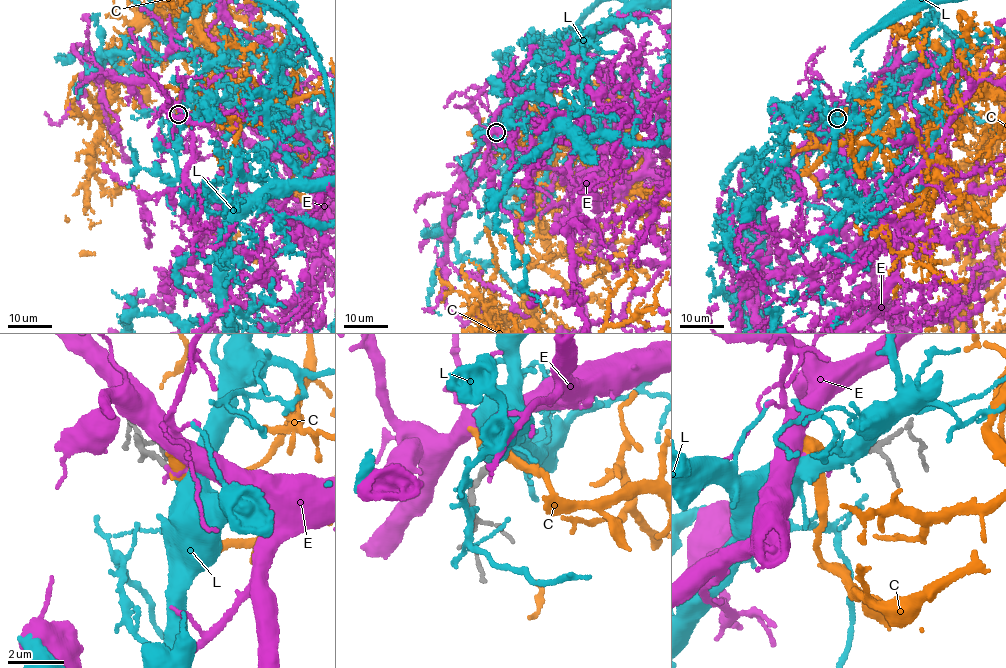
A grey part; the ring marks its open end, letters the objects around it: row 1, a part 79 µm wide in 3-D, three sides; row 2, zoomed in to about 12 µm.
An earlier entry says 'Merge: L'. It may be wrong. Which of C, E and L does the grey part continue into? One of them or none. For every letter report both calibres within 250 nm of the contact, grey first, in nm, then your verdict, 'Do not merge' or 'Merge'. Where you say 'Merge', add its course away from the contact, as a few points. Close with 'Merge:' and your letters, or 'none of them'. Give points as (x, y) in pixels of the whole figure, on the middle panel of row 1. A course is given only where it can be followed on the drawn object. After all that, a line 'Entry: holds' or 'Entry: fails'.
C: Thickness 200 nm (grey) against 380 nm. Do not merge
E: Thickness 240 nm (grey) against 160 nm. Do not merge
L: Thickness 200 nm (grey) against 360 nm. Merge
Merge: L
Entry: holds

